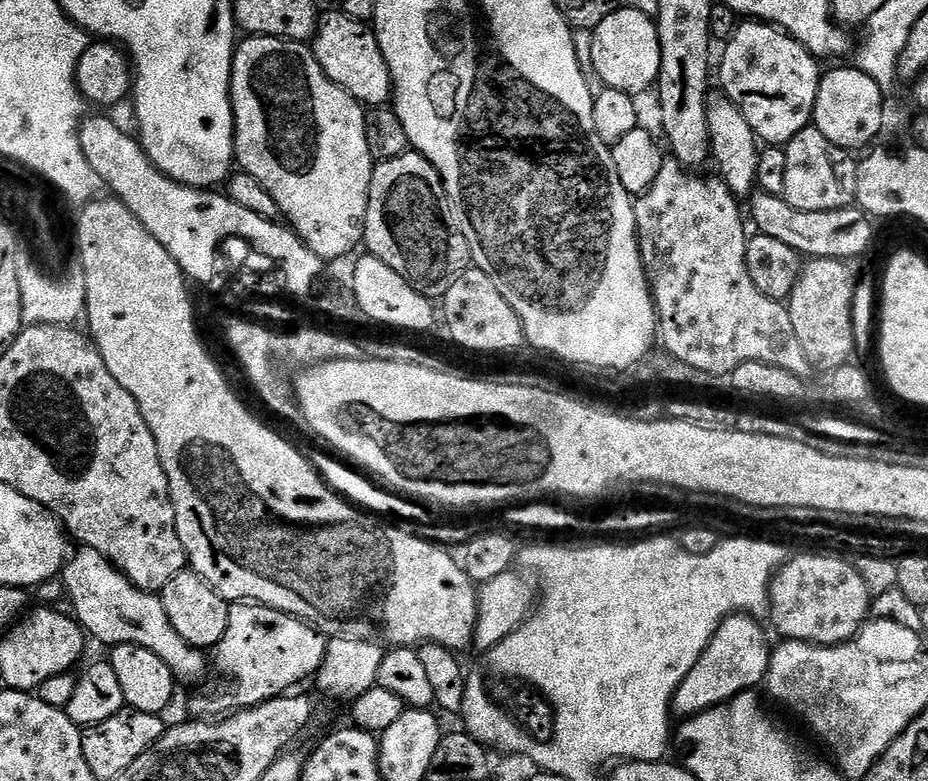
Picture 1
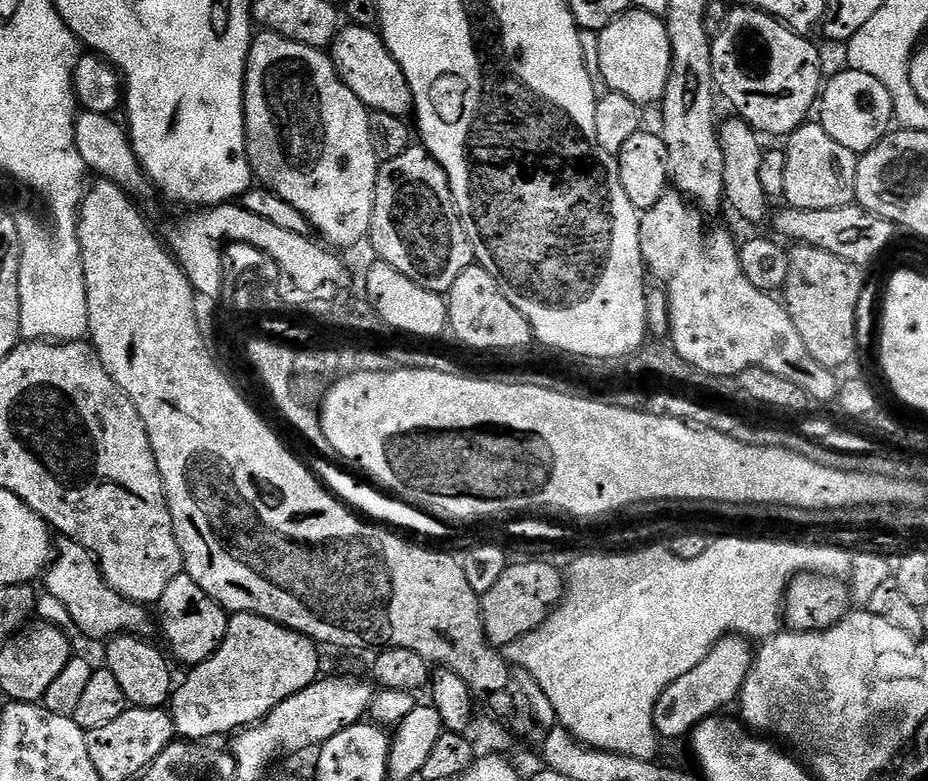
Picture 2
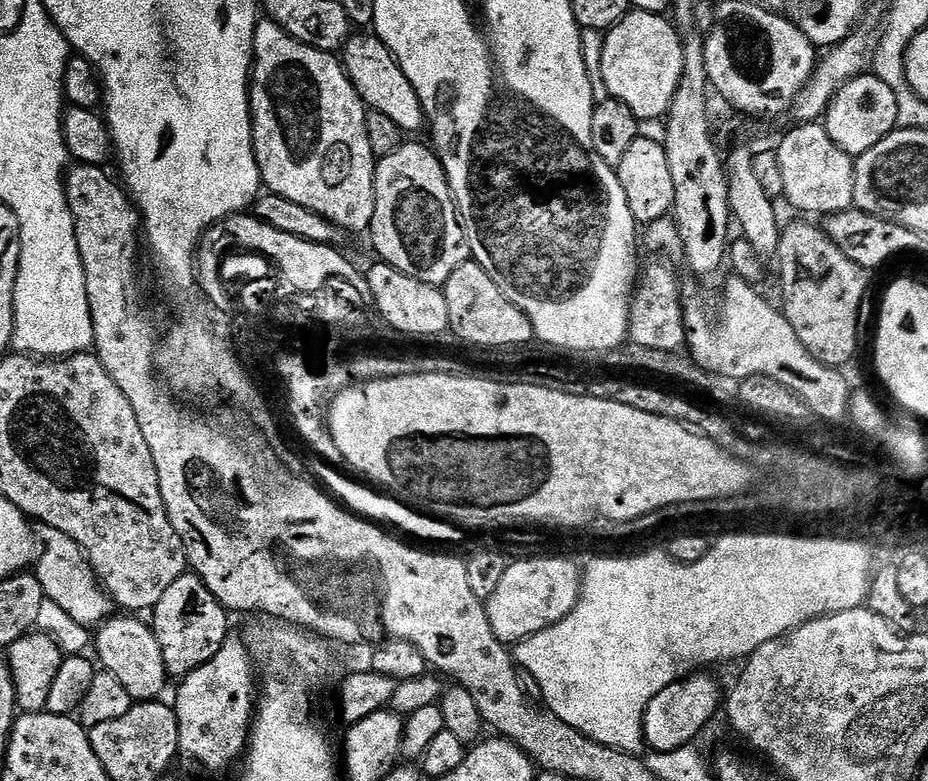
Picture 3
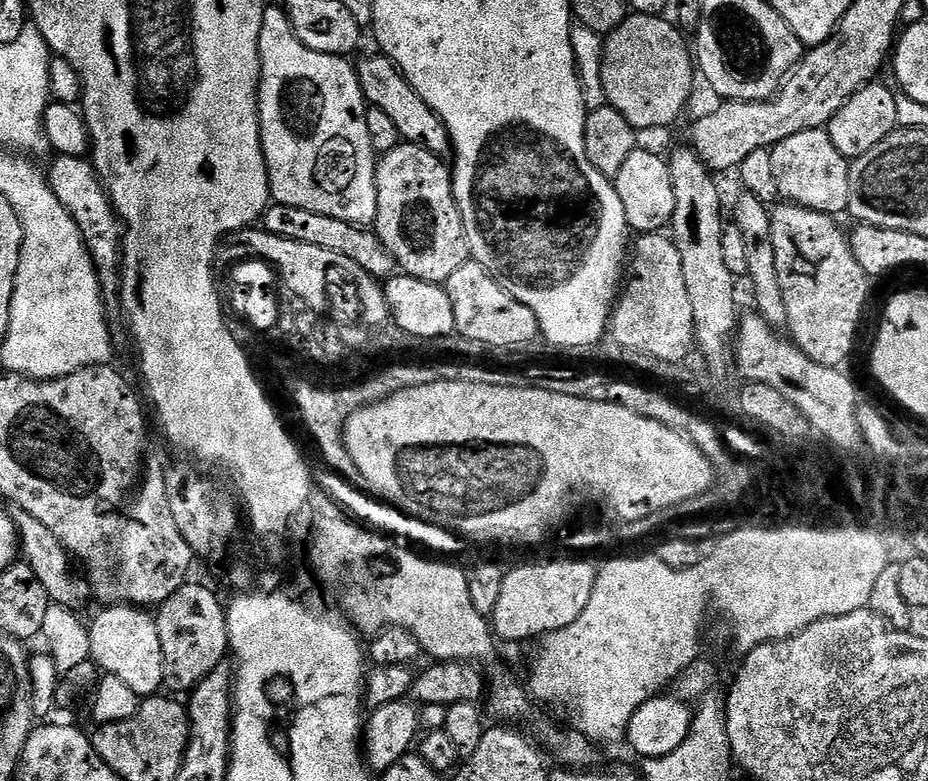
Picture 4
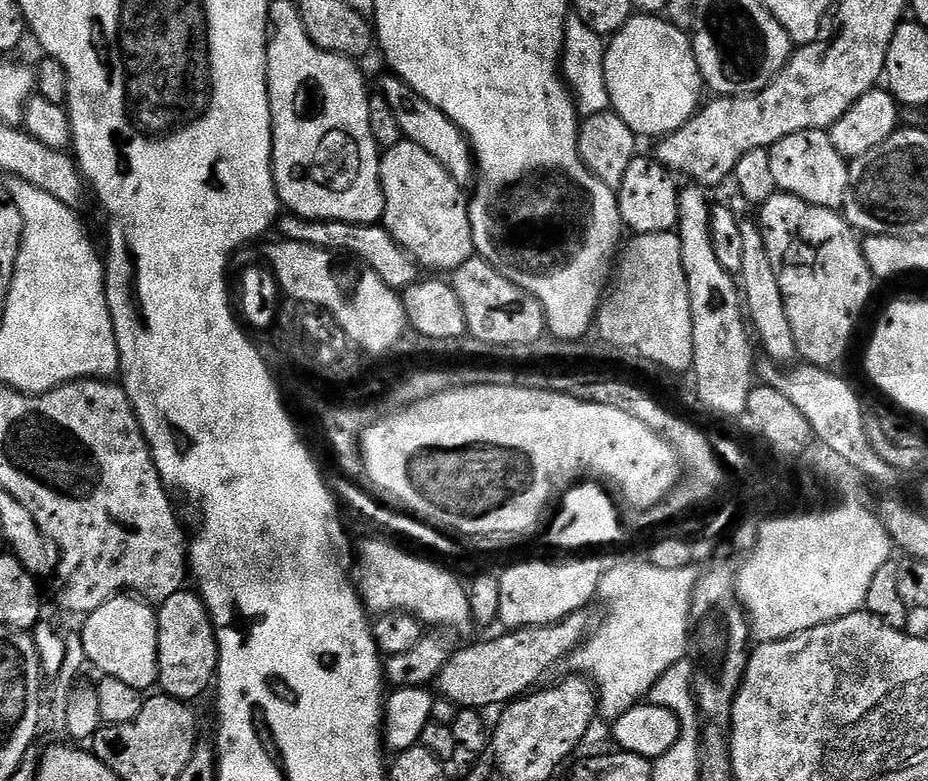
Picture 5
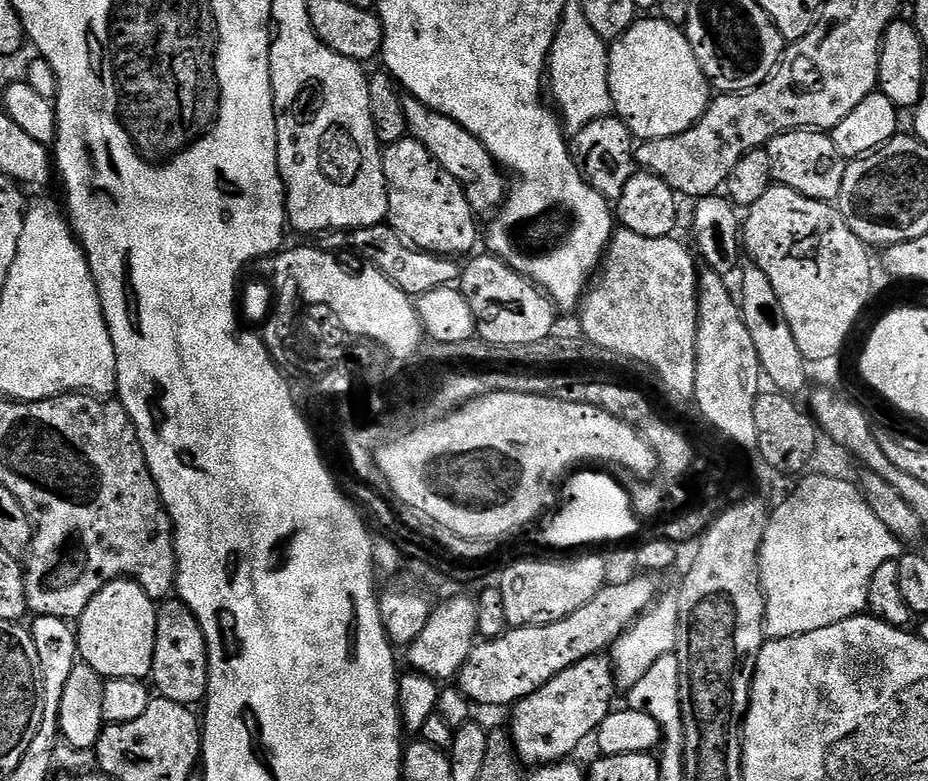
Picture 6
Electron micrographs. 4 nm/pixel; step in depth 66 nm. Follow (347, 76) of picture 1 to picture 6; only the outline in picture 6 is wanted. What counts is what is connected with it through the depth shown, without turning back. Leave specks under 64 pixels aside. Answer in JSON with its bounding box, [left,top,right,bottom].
[403,95,506,213]

